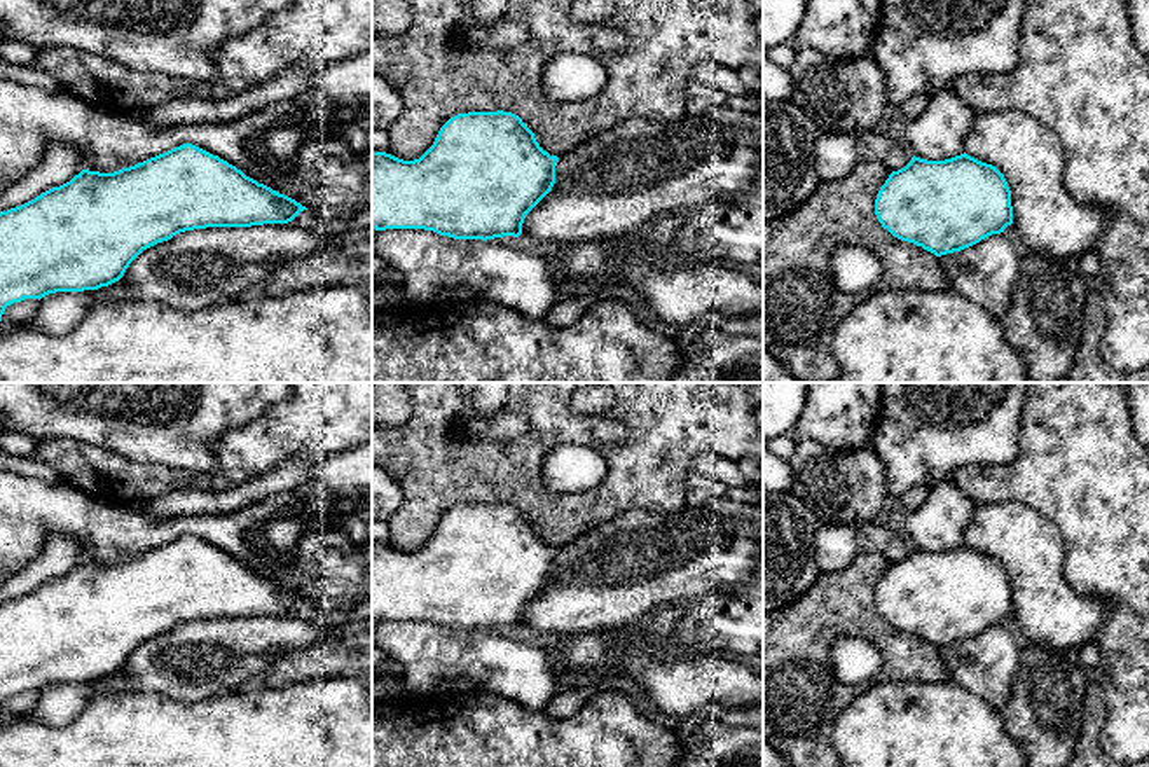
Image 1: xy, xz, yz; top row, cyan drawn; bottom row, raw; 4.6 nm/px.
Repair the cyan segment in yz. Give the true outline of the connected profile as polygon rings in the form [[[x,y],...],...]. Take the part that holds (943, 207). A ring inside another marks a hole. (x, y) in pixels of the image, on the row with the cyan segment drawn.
[[[966,152],[945,161],[913,155],[905,168],[892,171],[880,187],[875,215],[894,238],[941,257],[1004,232],[1013,224],[1011,190],[995,166]]]

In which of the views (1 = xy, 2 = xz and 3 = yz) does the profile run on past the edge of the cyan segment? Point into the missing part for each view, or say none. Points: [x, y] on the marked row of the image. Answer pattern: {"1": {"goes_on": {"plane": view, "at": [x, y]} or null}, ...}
{"1": {"goes_on": null}, "2": {"goes_on": null}, "3": {"goes_on": null}}

